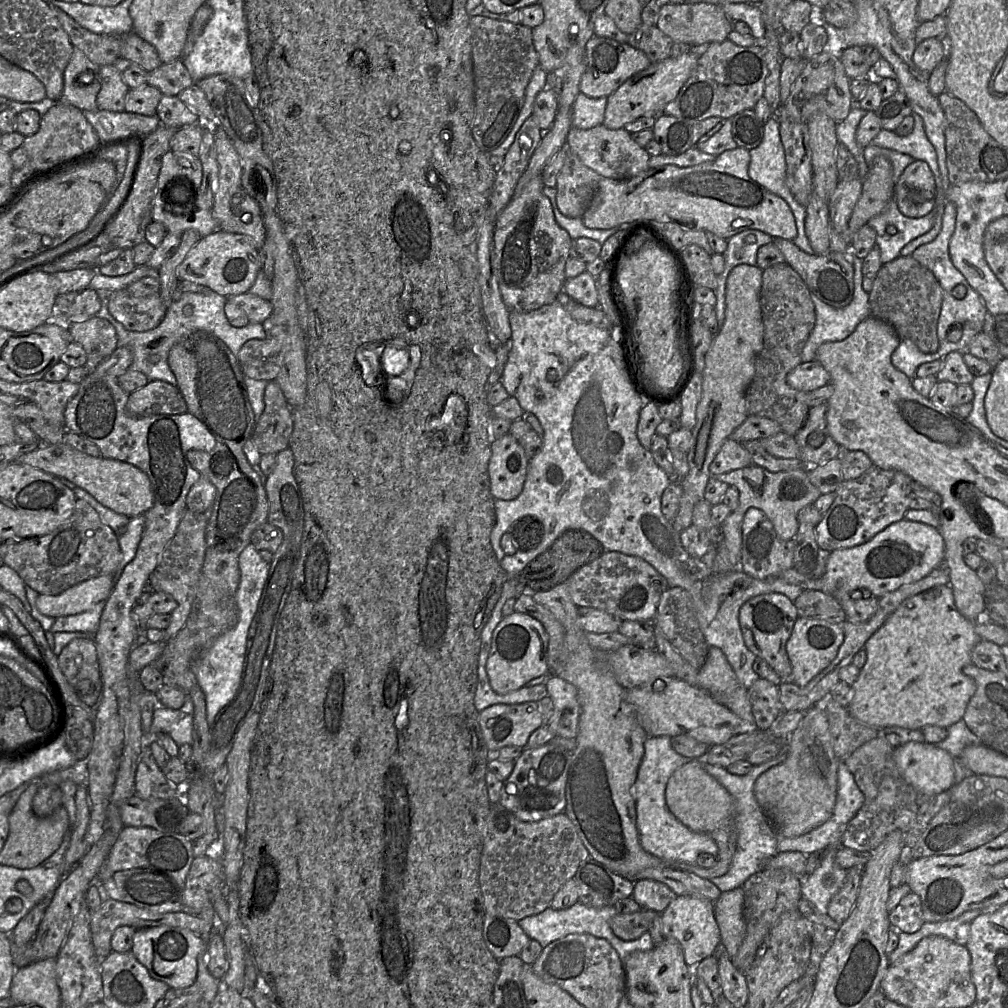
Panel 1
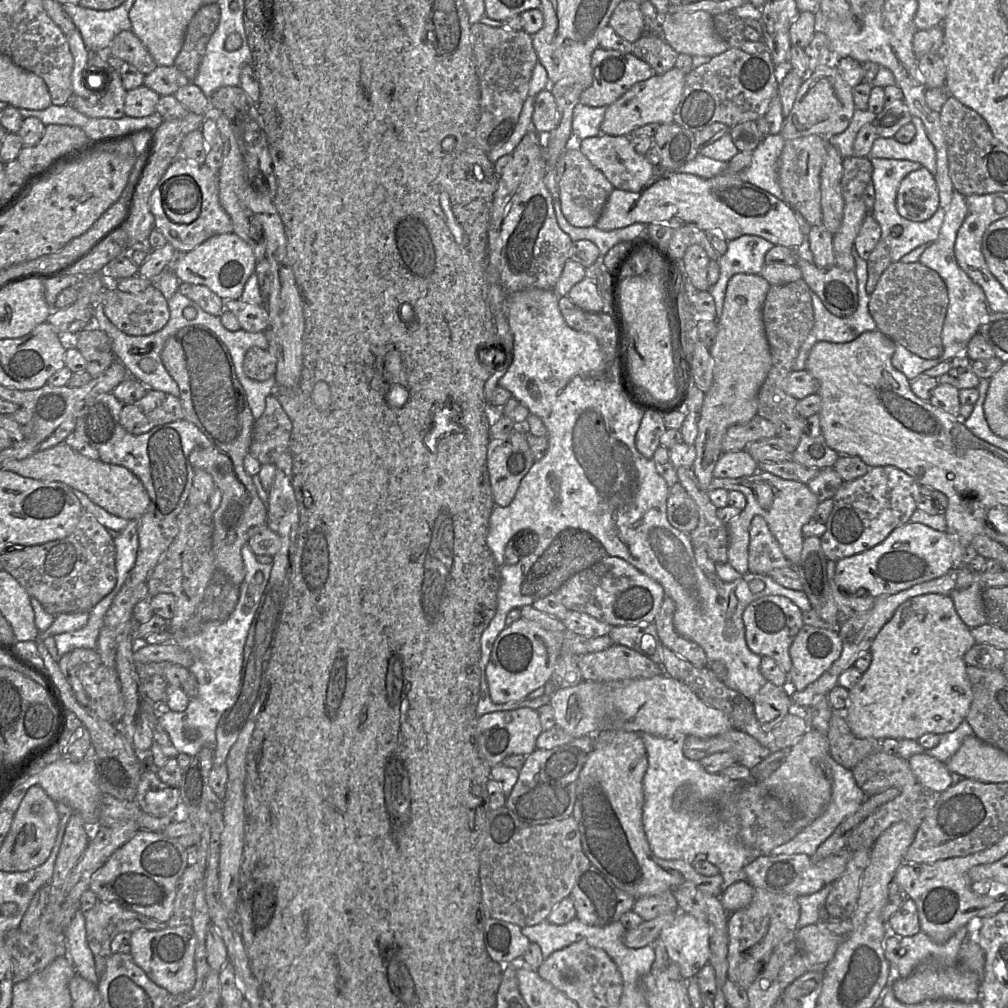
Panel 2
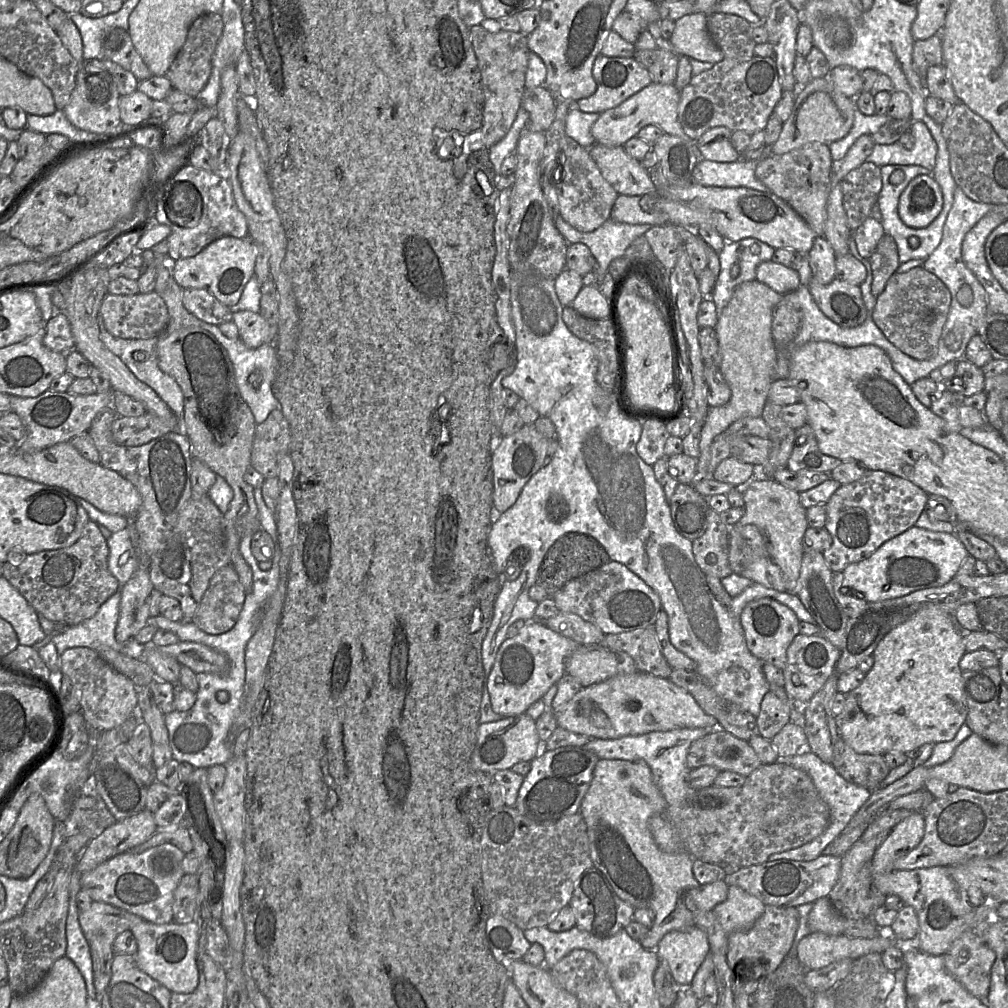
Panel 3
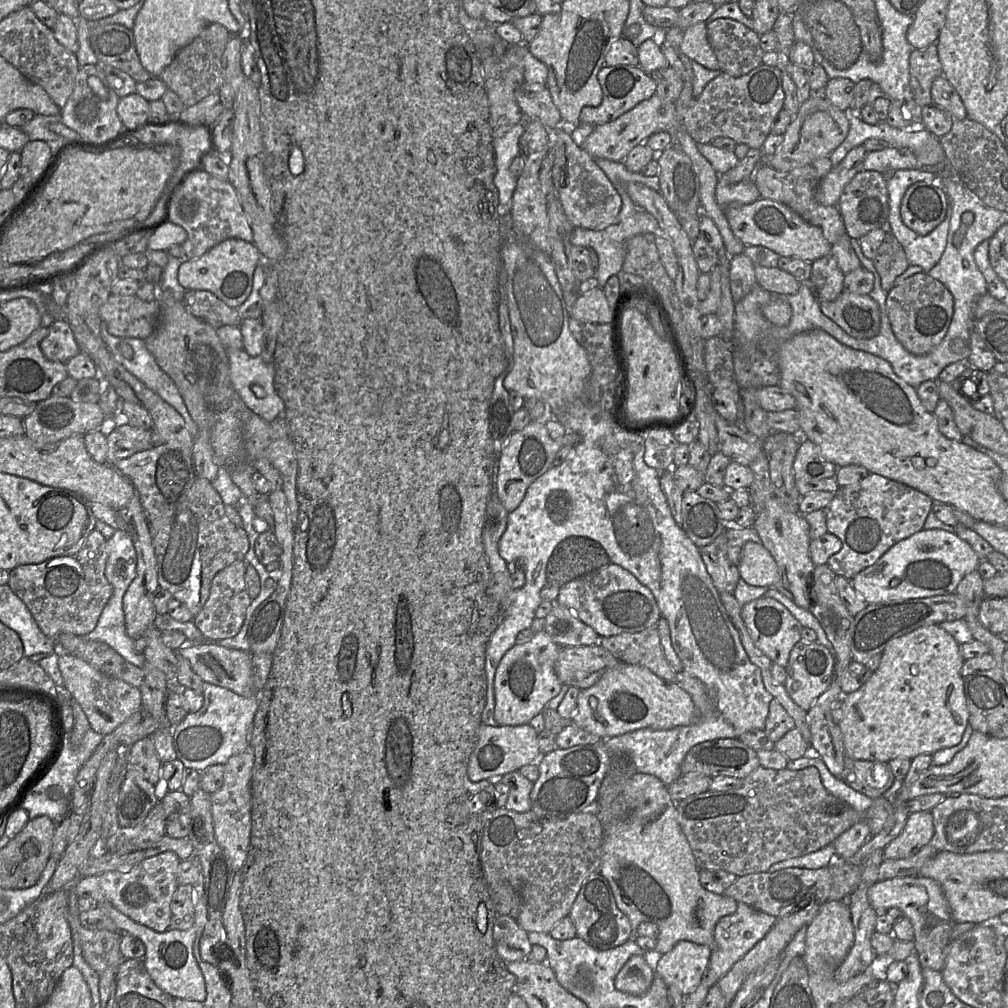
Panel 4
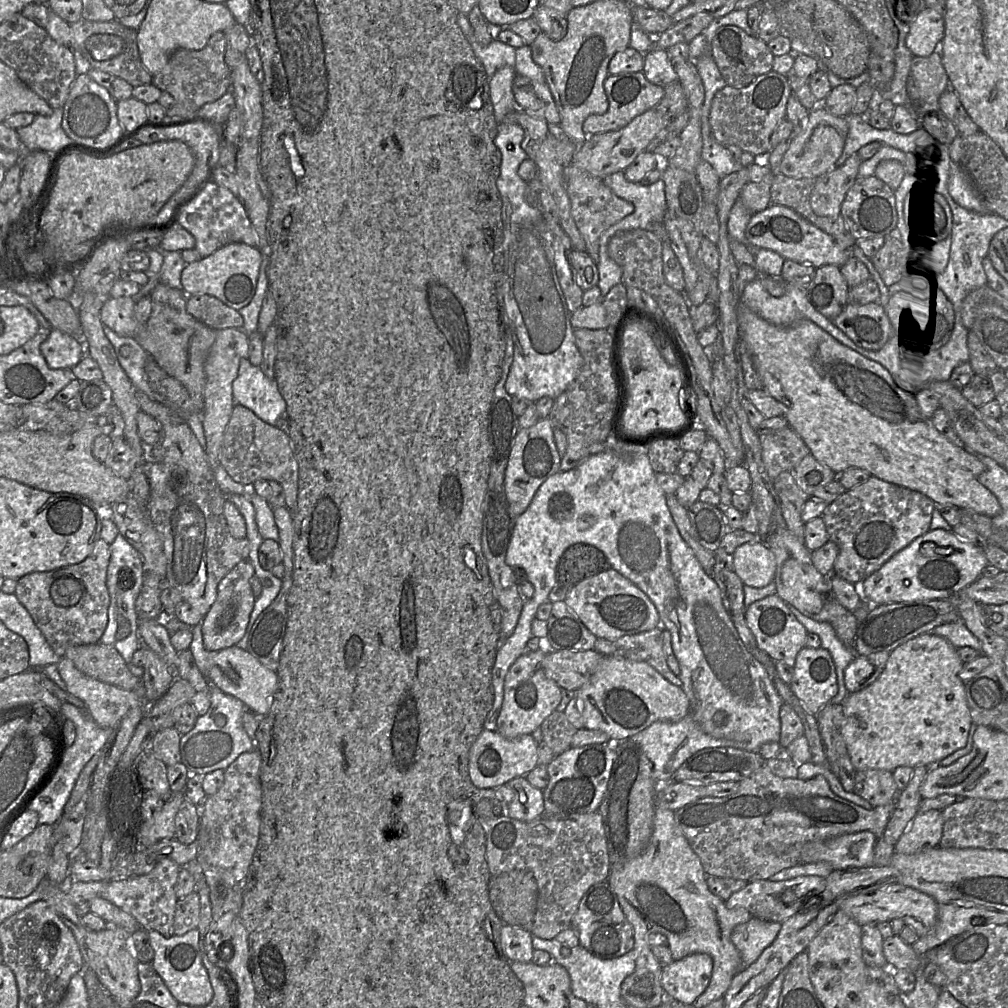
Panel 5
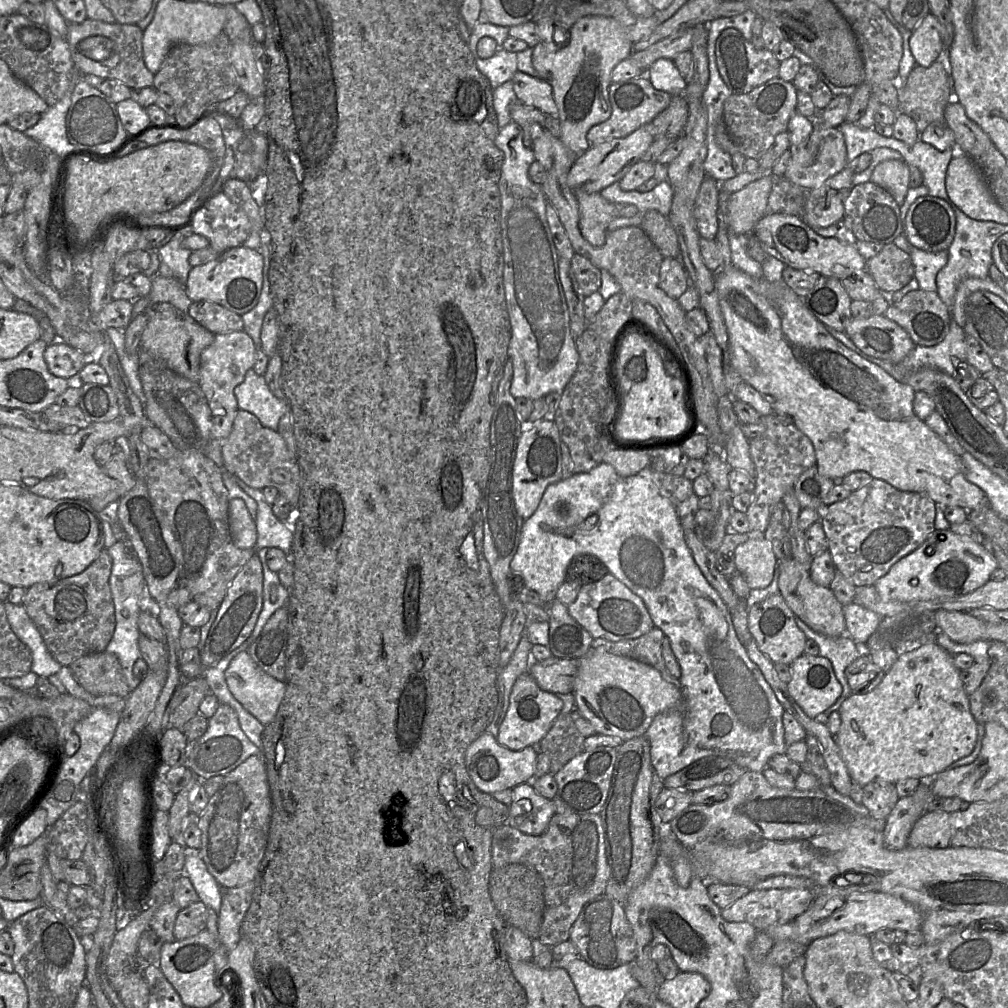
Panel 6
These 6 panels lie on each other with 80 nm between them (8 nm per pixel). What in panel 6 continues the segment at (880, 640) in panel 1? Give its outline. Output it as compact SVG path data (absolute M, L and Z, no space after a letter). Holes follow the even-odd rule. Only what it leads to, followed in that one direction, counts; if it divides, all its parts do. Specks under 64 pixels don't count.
M936 641L901 651L877 687L867 693L852 693L842 703L839 709L841 726L835 738L852 782L864 787L874 781L896 784L906 778L932 779L974 750L978 723L971 714L954 656Z

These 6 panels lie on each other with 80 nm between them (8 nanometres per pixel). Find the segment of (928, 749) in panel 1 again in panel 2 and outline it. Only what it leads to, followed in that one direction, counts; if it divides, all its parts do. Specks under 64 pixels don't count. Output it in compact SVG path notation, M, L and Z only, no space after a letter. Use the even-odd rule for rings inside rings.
M926 752L912 755L908 764L918 781L933 791L942 793L952 785L951 772L946 763Z

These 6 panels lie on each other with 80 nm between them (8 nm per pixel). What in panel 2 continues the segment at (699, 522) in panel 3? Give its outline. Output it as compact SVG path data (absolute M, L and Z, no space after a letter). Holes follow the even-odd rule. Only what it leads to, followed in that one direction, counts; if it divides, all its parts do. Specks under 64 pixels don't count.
M679 482L669 489L667 518L674 528L687 535L690 535L698 525L697 506Z

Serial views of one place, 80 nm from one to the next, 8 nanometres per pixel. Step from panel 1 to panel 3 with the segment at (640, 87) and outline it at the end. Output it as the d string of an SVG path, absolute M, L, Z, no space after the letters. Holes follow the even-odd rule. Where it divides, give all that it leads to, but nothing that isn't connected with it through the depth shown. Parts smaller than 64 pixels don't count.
M652 82L639 92L635 93L620 105L609 109L602 114L593 124L591 133L595 143L605 146L624 146L624 144L638 132L648 126L656 125L668 133L677 137L687 137L679 120L678 105L681 98L681 92L674 84L659 84Z

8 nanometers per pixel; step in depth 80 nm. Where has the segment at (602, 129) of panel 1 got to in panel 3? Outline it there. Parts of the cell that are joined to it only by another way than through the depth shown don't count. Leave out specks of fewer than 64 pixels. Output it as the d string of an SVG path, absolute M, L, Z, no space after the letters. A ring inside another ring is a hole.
M594 143L588 150L602 176L618 194L643 196L656 193L657 187L649 170L627 154L624 146L610 147Z

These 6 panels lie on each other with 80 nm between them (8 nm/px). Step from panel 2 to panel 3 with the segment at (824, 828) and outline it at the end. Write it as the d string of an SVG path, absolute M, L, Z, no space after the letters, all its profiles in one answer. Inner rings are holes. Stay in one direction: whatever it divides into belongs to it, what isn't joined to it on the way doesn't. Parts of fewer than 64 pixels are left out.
M804 750L802 753L799 753L785 761L789 765L794 766L797 769L801 769L809 774L818 791L819 796L829 807L830 820L825 831L811 842L792 850L775 853L771 855L769 859L770 861L781 859L794 861L812 861L821 856L825 848L839 836L839 834L848 825L858 810L869 799L872 791L846 781L836 771L832 764L825 763L810 750Z

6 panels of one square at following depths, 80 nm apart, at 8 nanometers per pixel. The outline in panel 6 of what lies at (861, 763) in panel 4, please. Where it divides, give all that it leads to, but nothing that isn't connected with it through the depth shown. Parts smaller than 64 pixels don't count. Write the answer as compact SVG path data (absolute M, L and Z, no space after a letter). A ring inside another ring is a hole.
M874 781L862 787L862 798L869 815L885 820L899 799L895 784L887 781Z

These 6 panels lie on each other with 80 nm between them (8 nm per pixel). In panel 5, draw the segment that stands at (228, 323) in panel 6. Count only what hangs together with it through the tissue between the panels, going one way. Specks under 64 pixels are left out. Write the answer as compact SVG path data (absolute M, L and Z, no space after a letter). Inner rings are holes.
M208 294L187 295L186 311L214 330L241 328L243 318L233 309Z

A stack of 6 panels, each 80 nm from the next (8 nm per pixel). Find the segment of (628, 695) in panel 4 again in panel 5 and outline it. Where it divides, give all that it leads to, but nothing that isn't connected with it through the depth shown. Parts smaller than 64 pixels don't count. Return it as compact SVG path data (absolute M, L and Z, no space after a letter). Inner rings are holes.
M604 656L589 681L576 692L577 708L582 714L584 727L601 731L611 740L620 742L648 728L656 721L677 722L691 713L691 703L681 687L678 687L652 666L644 662L628 660L622 657Z

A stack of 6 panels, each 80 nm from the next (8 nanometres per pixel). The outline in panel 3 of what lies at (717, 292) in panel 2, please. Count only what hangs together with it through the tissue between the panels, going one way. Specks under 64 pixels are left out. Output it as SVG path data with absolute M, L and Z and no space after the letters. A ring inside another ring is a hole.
M746 238L738 242L727 242L724 249L718 253L720 260L720 273L716 279L711 295L708 296L715 303L718 318L719 314L729 303L735 288L743 282L756 280L756 268L766 260L764 259L765 249L770 249L770 246L757 239ZM752 245L757 245L759 247L759 254L754 254L748 248L748 246Z

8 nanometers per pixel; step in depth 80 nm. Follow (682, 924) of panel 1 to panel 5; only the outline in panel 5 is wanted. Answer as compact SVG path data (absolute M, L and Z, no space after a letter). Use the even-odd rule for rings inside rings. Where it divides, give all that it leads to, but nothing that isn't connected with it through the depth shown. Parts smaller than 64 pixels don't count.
M694 953L662 966L661 986L666 997L693 1005L709 985L712 968L712 958L705 953Z

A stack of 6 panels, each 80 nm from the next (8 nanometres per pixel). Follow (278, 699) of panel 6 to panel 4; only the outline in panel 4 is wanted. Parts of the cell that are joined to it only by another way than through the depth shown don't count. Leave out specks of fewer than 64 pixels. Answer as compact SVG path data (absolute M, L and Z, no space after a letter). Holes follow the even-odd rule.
M201 642L187 643L176 653L179 657L184 657L189 661L193 671L203 682L229 689L245 697L257 694L252 686L252 661L250 652L226 648L212 642Z

